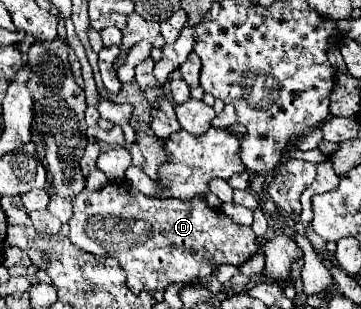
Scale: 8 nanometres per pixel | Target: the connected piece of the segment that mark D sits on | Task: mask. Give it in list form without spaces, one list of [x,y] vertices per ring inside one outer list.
[[[110,181],[106,187],[92,193],[84,189],[78,197],[74,197],[74,215],[68,221],[68,225],[70,225],[68,237],[78,249],[92,255],[118,259],[120,267],[128,275],[126,285],[134,293],[140,291],[156,293],[156,291],[164,291],[174,283],[182,283],[182,285],[194,283],[198,279],[212,275],[214,269],[224,263],[242,265],[258,251],[254,231],[246,225],[234,223],[220,209],[210,207],[204,197],[192,197],[190,201],[156,199],[140,193],[136,187],[132,187],[126,181]]]

